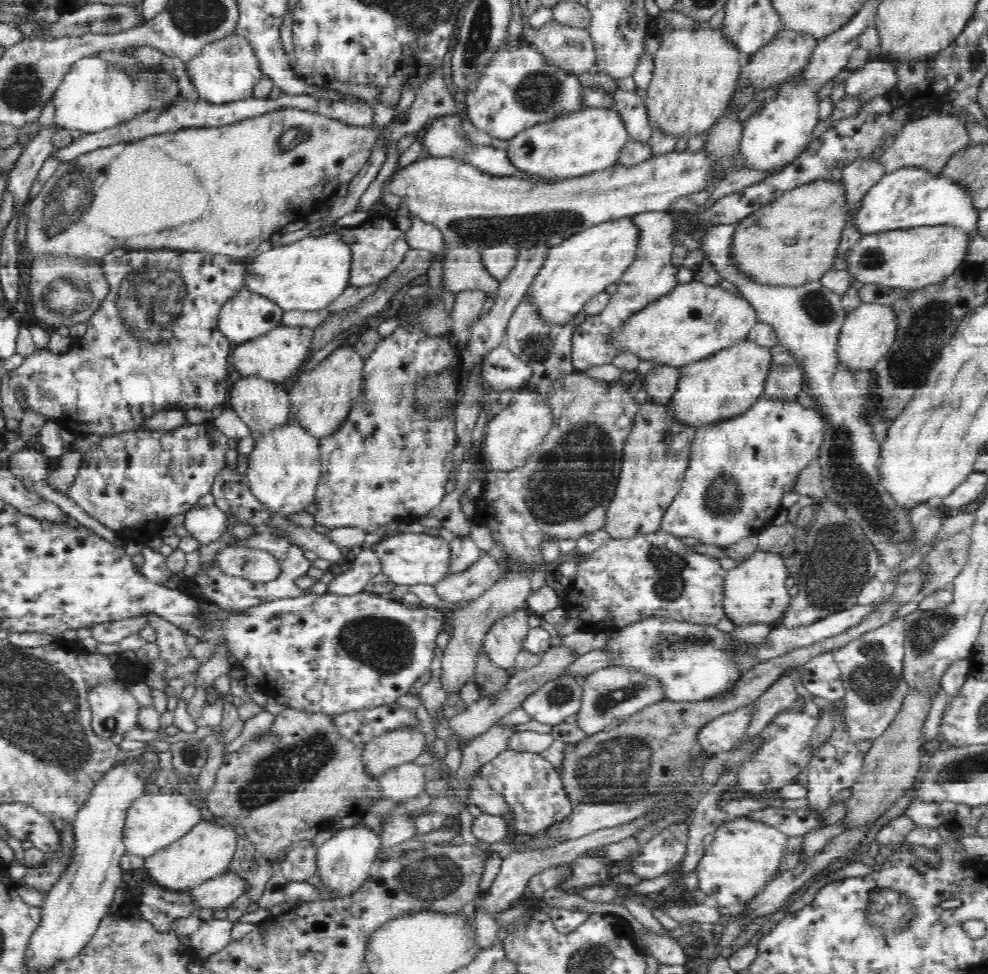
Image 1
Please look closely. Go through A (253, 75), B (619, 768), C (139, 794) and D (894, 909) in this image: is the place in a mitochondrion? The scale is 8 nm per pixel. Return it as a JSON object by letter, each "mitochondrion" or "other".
{"A":"other","B":"mitochondrion","C":"other","D":"mitochondrion"}

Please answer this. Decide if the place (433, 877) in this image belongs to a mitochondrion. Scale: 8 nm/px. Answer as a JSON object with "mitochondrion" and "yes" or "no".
{"mitochondrion":"yes"}

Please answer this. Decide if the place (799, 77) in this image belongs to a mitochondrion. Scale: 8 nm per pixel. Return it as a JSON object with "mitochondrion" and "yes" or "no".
{"mitochondrion":"no"}

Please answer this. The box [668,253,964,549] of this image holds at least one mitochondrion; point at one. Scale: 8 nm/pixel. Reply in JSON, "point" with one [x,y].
{"point":[919,342]}

